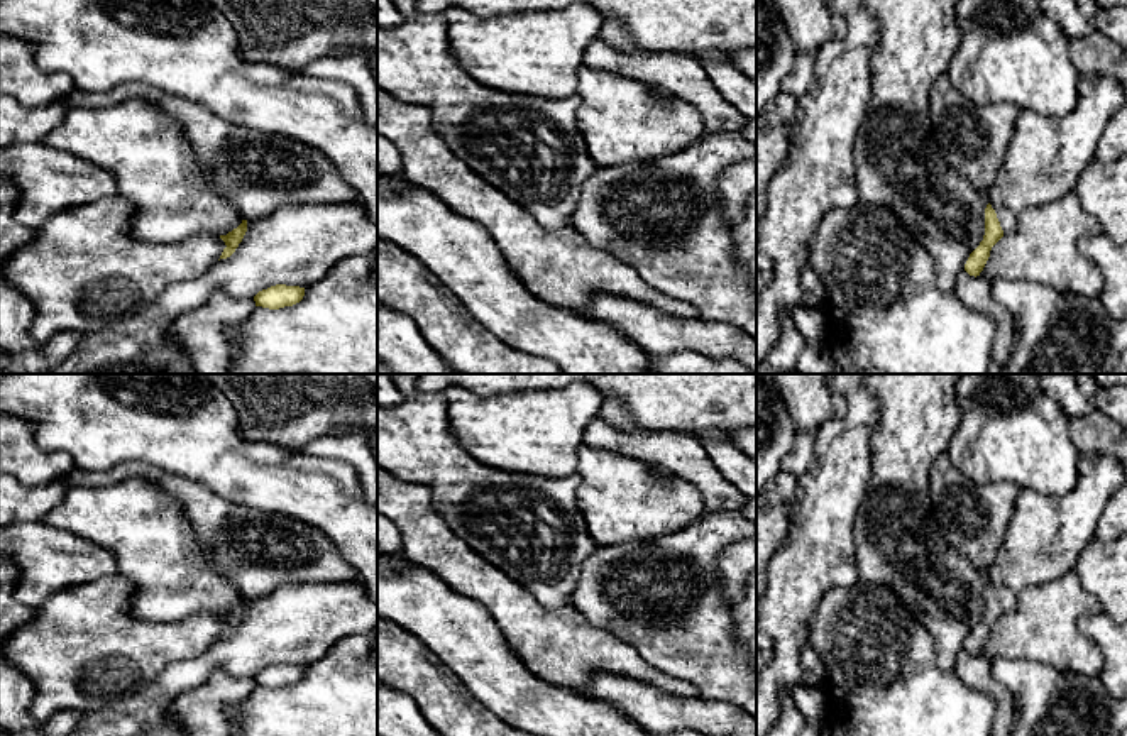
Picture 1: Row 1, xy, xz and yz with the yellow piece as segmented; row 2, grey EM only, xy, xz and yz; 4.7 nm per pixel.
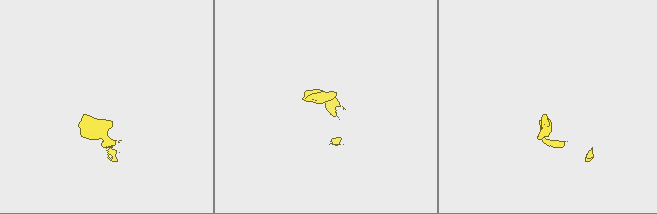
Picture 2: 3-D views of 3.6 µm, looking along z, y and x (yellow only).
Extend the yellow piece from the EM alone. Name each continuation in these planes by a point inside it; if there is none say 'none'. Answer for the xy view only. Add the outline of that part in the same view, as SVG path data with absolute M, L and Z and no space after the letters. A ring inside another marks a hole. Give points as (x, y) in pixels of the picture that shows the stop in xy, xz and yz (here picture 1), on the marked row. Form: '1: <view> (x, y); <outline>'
none

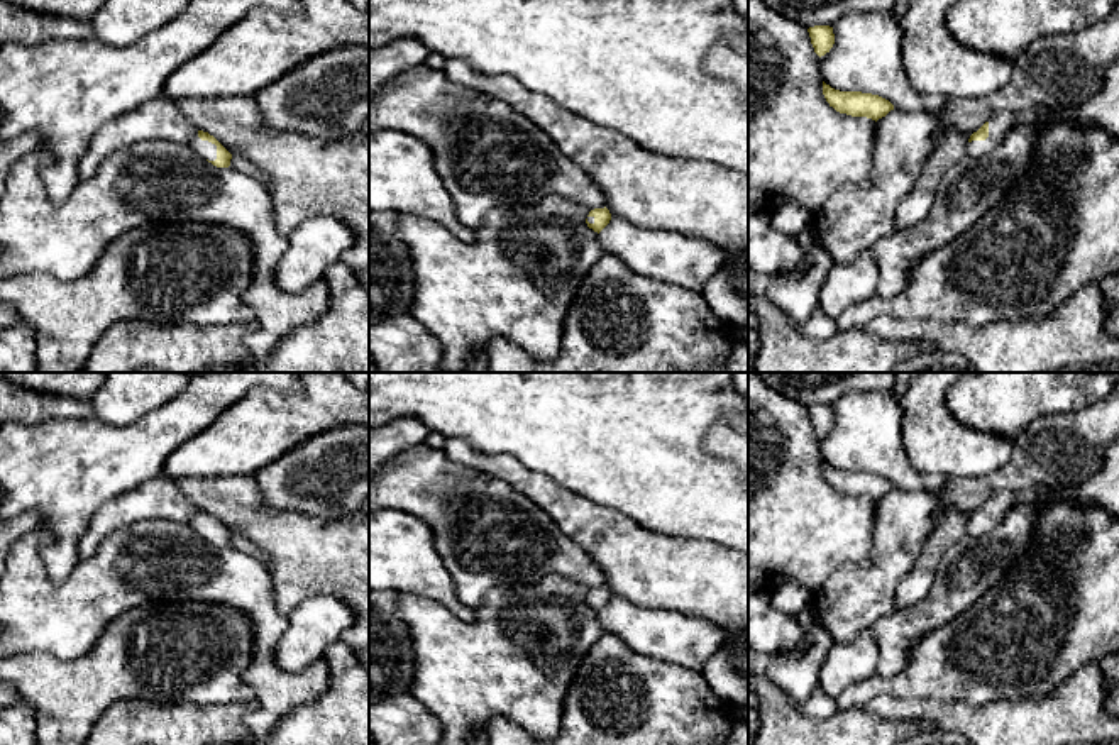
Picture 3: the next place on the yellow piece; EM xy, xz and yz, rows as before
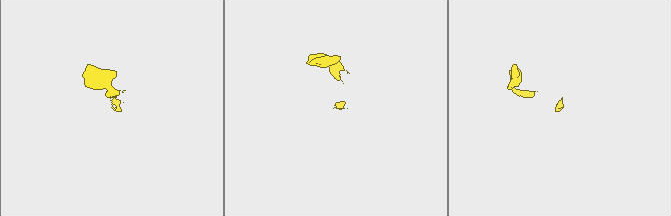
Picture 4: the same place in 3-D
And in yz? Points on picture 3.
1: yz (999, 124); M997 112L989 120L989 137L985 141L972 141L967 146L967 152L973 157L990 154L1009 132L1012 124L1012 113Z

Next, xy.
1: xy (203, 148); M198 132L190 139L188 146L208 161L217 159L217 146L208 141L201 141Z

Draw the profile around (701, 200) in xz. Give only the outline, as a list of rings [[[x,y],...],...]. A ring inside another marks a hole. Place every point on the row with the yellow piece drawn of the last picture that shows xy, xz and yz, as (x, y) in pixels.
[[[449,58],[444,73],[506,102],[547,132],[606,196],[611,217],[677,232],[728,251],[748,251],[748,178],[704,161],[653,154],[625,134],[533,95],[511,76],[479,74]]]

